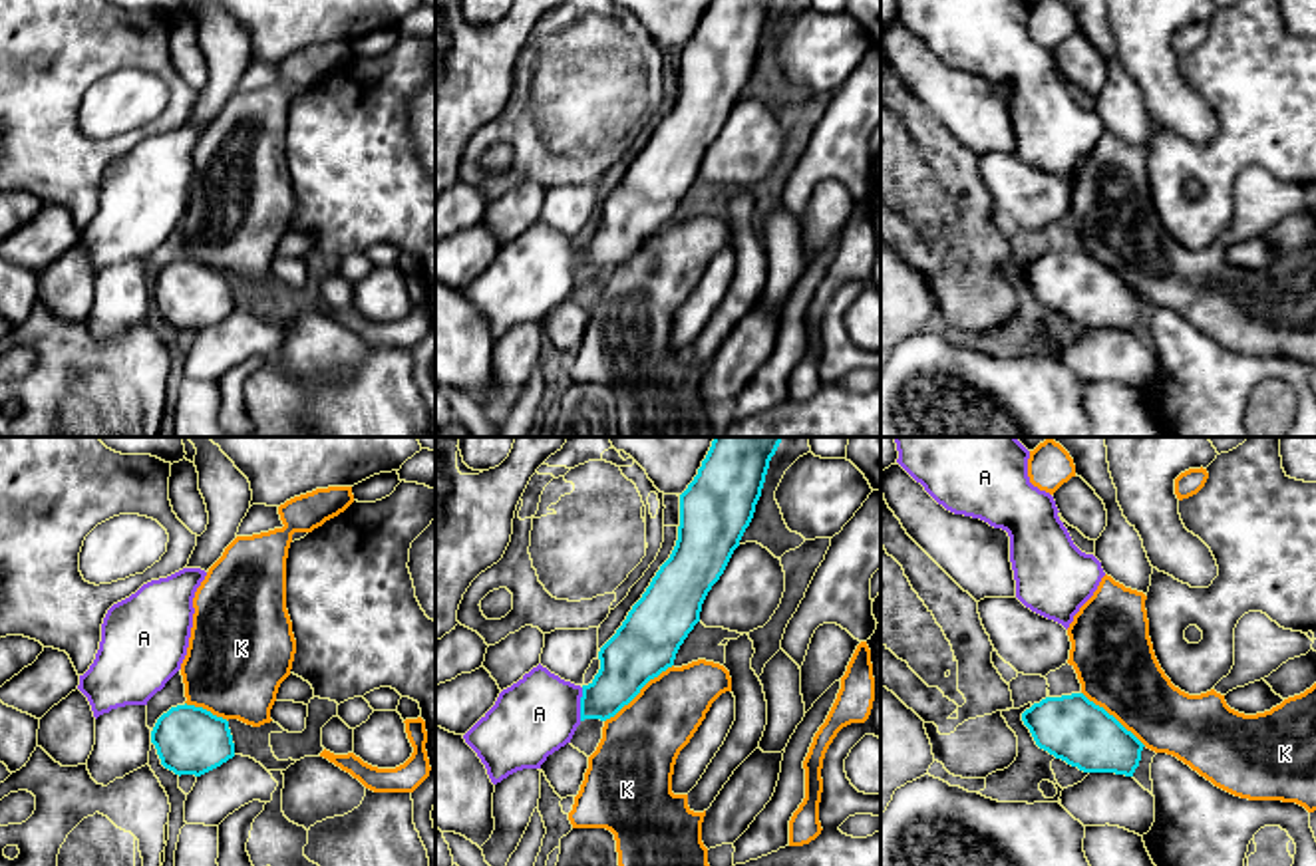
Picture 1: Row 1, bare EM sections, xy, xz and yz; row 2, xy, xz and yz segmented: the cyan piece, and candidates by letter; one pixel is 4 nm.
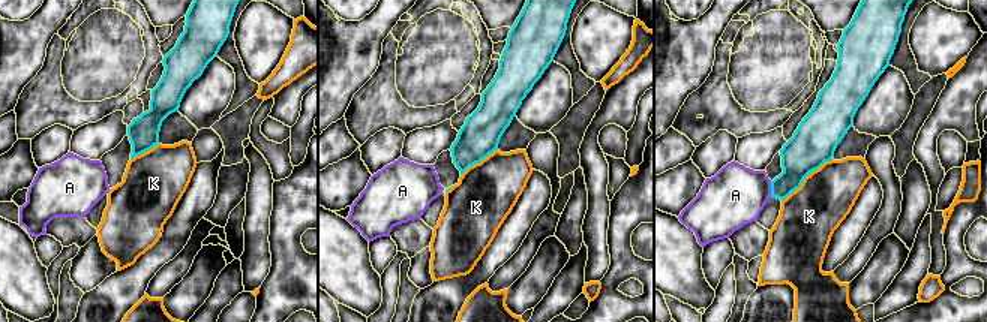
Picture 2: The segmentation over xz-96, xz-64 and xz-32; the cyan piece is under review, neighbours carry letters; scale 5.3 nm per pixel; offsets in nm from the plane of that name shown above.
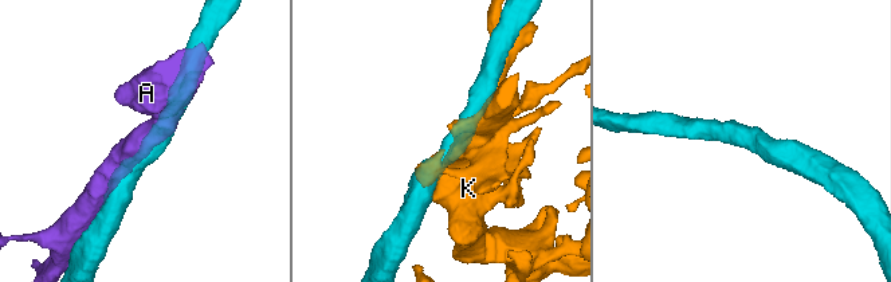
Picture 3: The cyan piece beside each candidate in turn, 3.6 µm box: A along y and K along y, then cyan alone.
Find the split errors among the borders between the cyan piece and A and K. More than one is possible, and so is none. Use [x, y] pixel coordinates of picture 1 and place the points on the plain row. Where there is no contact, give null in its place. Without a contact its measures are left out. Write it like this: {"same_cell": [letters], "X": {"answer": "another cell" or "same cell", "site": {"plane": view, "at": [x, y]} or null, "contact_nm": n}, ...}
{"same_cell": [], "A": {"answer": "another cell", "site": {"plane": "xz", "at": [581, 259]}, "contact_nm": 140}, "K": {"answer": "another cell", "site": {"plane": "xz", "at": [639, 247]}, "contact_nm": 360}}

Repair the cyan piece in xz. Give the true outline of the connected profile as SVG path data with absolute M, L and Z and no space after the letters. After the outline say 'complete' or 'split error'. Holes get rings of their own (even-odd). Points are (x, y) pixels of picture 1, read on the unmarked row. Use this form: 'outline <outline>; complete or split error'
outline M712 0L698 30L680 50L678 95L616 189L600 203L600 224L582 240L580 276L614 272L640 244L674 220L676 209L700 177L702 159L724 129L749 81L769 16L779 0Z; complete

